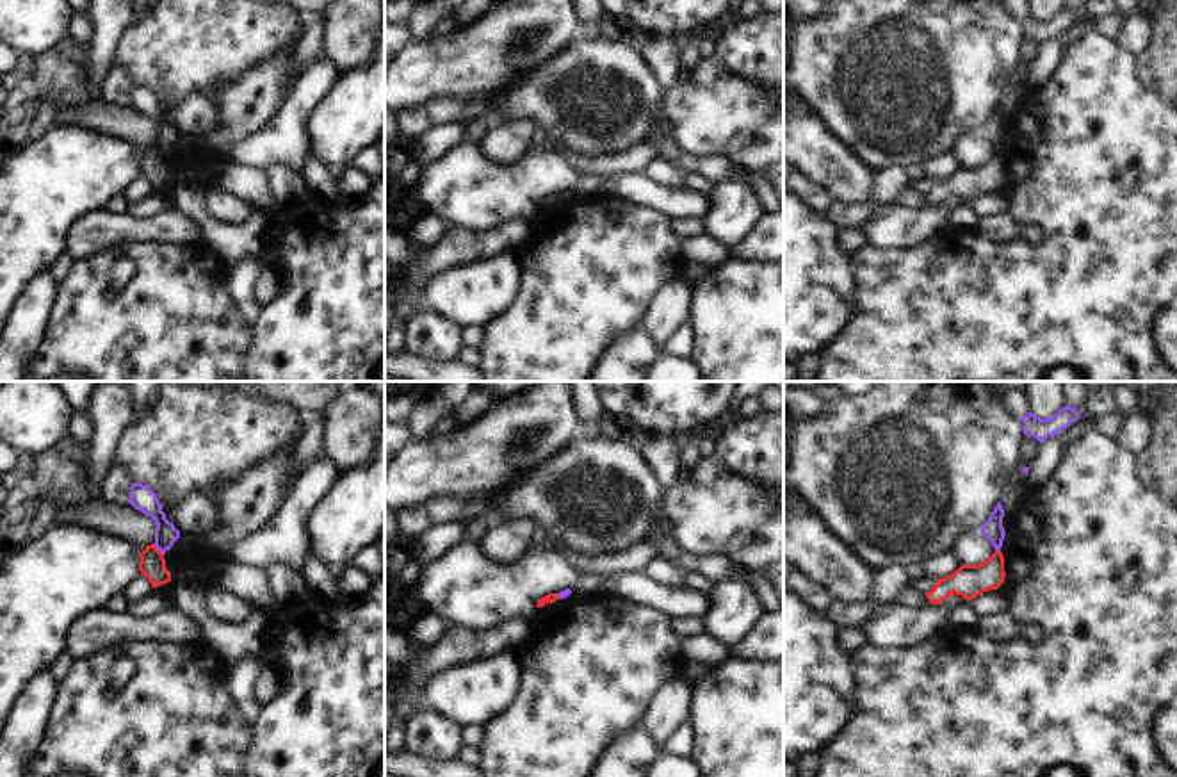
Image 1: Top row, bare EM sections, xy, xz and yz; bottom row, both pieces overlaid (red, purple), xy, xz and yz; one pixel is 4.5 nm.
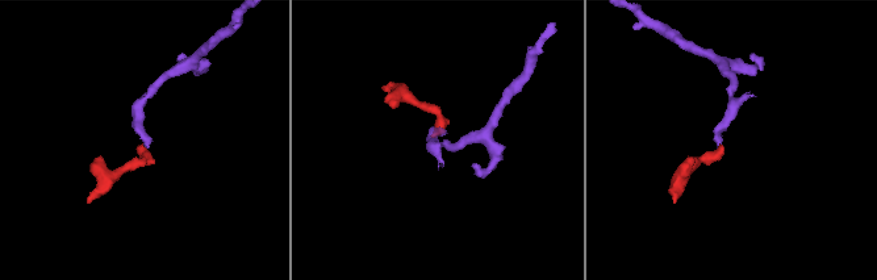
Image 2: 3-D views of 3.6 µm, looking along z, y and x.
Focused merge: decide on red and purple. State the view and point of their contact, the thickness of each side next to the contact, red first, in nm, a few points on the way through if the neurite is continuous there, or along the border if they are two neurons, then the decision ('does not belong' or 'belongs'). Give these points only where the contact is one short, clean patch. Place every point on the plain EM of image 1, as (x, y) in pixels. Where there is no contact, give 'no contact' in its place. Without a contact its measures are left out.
xy (157, 150) | 120/110 nm | along xy (154, 145), (162, 155) | does not belong

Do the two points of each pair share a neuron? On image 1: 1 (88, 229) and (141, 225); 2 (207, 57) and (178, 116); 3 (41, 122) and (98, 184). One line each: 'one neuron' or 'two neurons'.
1: one neuron
2: two neurons
3: two neurons

